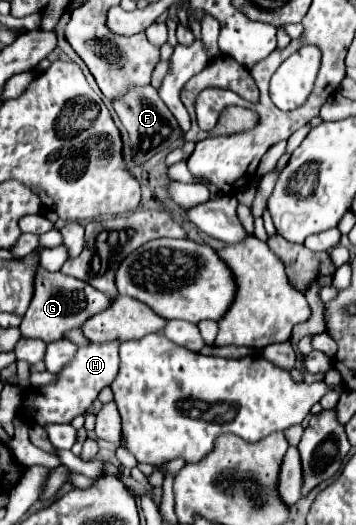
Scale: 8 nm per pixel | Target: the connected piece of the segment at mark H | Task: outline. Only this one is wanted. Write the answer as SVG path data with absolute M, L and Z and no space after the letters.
M118 339L110 341L110 343L88 343L88 345L78 345L78 351L74 355L74 359L70 363L66 363L60 371L58 371L58 379L54 383L42 385L38 389L28 387L22 393L22 405L20 405L20 415L28 417L32 423L38 425L50 425L50 423L70 423L74 417L84 415L92 401L98 397L98 393L104 387L110 387L112 381L118 375L118 365L120 365L120 357L118 357Z

